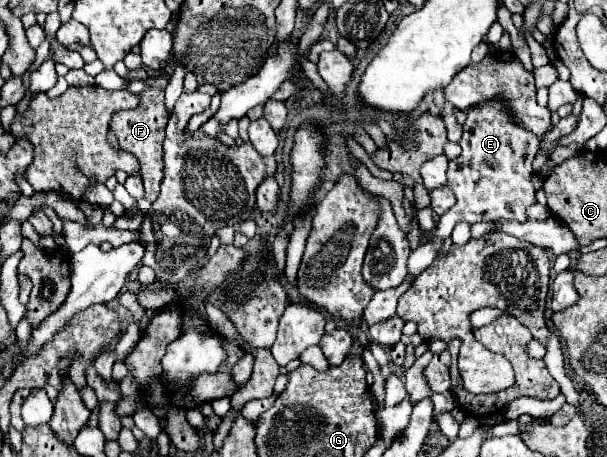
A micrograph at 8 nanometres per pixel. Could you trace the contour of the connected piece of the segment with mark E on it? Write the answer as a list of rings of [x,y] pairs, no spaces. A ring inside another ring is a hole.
[[[501,96],[485,100],[467,110],[467,120],[463,124],[463,136],[459,144],[463,152],[459,158],[449,162],[447,170],[447,184],[453,190],[457,204],[441,216],[437,228],[431,232],[431,242],[411,252],[409,274],[413,276],[419,276],[419,272],[423,272],[433,262],[457,222],[475,224],[497,218],[525,222],[525,208],[535,202],[535,190],[531,184],[531,162],[537,154],[541,138],[517,124],[513,112],[507,108]]]

